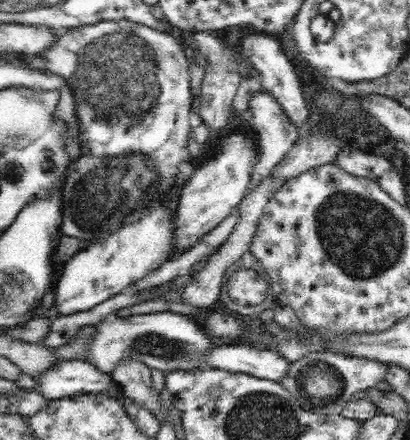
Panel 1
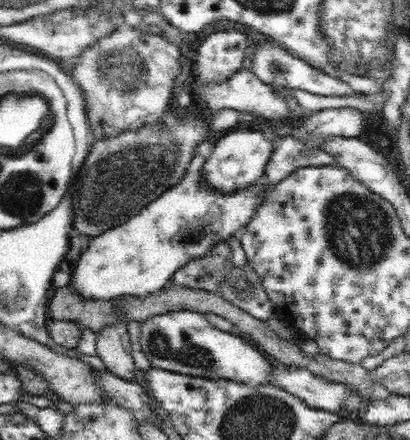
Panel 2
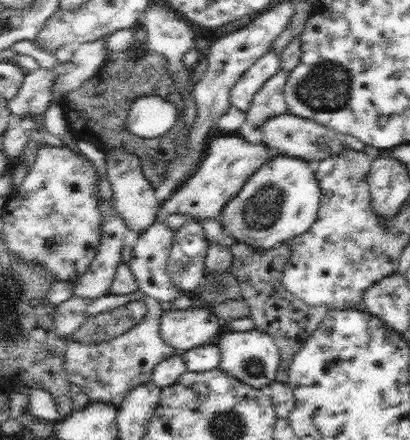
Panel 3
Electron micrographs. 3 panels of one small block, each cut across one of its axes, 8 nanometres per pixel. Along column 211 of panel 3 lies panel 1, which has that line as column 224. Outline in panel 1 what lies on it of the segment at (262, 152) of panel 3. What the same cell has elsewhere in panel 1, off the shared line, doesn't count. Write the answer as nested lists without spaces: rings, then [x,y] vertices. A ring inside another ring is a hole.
[[[232,134],[226,140],[220,142],[220,146],[214,150],[212,158],[208,158],[186,182],[180,194],[180,204],[176,210],[176,222],[174,222],[174,252],[186,252],[192,248],[200,236],[206,232],[212,232],[234,208],[240,206],[240,202],[248,196],[248,188],[252,184],[252,170],[258,164],[258,144],[254,140],[254,134]]]

